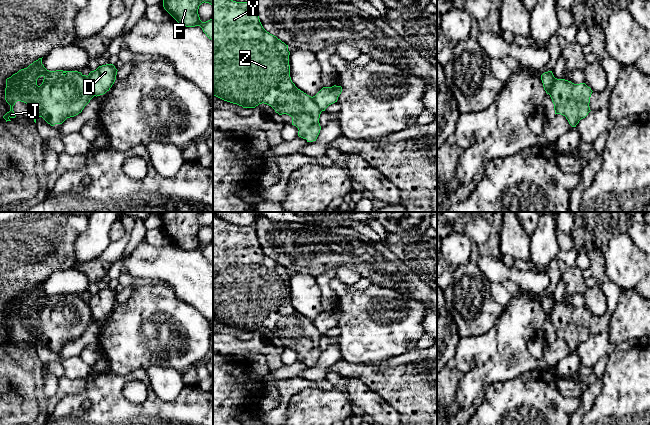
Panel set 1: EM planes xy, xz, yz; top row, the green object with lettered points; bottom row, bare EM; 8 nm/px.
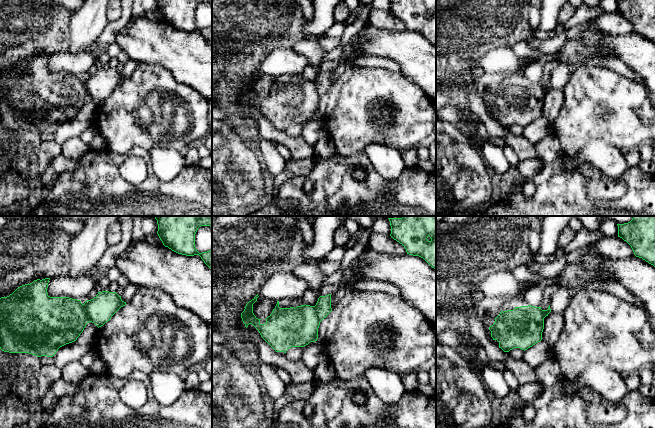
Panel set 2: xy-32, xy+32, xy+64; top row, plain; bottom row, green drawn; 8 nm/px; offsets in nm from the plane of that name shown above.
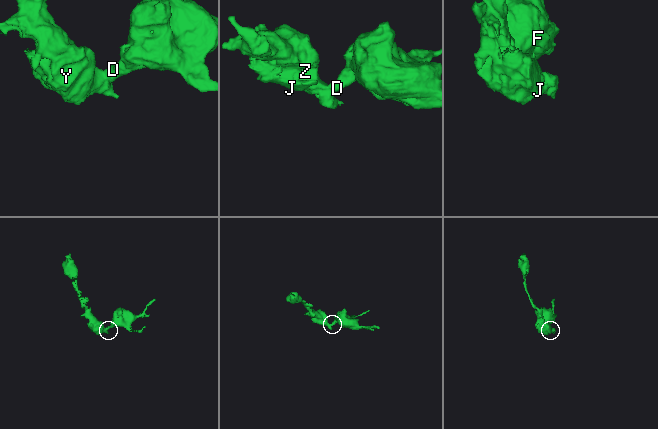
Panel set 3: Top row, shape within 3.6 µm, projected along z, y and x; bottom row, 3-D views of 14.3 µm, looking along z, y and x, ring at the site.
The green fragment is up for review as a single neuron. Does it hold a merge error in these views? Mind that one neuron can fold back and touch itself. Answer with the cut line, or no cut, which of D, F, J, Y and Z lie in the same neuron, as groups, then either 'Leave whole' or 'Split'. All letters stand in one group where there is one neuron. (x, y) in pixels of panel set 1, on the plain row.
Split along xy (86, 300), (95, 319). Groups: D F / J Y Z. Split

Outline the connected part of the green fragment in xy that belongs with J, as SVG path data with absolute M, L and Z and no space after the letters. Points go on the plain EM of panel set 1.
M42 282L34 285L27 292L19 294L6 303L5 324L10 329L10 335L3 342L11 345L16 339L13 330L17 325L26 327L31 333L31 340L36 347L36 341L42 341L48 348L62 348L67 342L82 336L84 331L95 320L89 303L78 295L49 295L42 288Z

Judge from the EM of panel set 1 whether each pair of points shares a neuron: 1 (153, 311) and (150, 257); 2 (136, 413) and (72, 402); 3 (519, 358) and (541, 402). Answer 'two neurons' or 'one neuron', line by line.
1: two neurons
2: one neuron
3: two neurons

